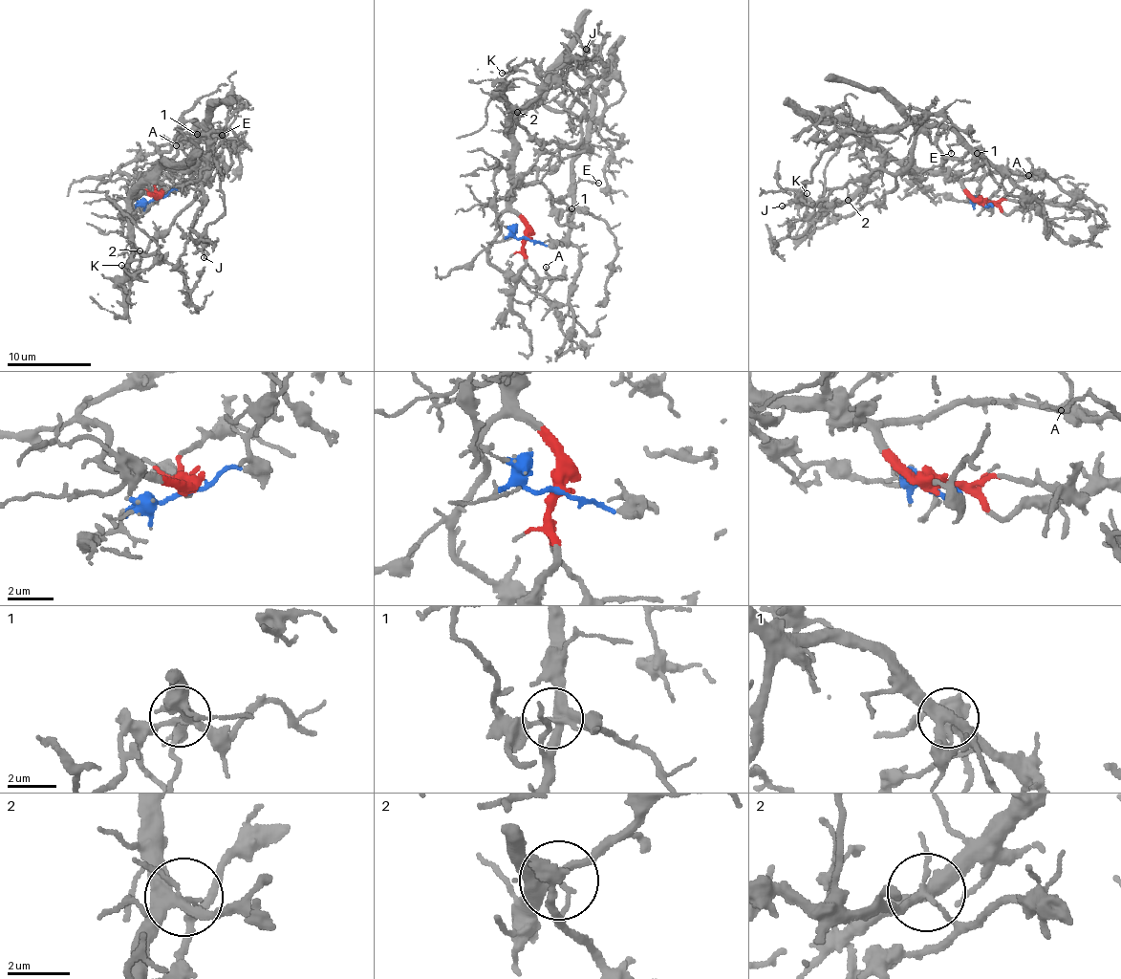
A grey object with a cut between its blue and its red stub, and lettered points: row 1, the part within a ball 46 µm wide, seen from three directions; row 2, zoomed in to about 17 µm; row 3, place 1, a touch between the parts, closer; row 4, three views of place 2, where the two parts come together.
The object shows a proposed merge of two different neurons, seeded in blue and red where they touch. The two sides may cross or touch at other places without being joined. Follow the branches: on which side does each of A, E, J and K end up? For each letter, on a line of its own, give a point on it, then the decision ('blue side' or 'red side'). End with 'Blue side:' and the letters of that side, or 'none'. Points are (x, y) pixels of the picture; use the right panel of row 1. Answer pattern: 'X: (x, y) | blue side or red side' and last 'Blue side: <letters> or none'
A: (1028, 175) | red side
E: (951, 153) | blue side
J: (782, 206) | red side
K: (807, 193) | red side
Blue side: E

